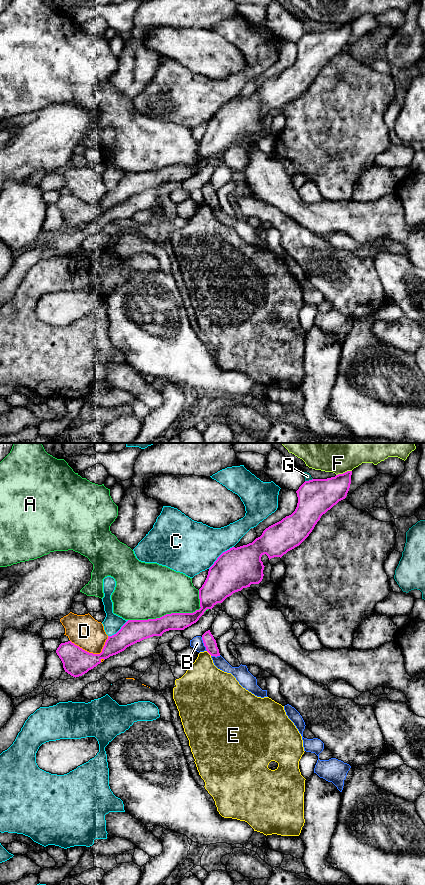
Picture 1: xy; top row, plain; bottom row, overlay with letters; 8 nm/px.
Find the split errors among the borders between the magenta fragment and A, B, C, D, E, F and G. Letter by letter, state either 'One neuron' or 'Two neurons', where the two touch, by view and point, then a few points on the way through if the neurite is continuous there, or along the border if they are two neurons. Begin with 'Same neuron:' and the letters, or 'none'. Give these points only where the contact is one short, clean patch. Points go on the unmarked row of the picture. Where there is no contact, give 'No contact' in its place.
Same neuron: none
A: Two neurons. Touches magenta at xy (172, 165)
B: Two neurons. Touches magenta at xy (204, 196). Boundary: xy (201, 189), (207, 202)
C: Two neurons. Touches magenta at xy (220, 107)
D: Two neurons. Touches magenta at xy (92, 205)
E: Two neurons. Touches magenta at xy (209, 205). Boundary: xy (206, 203), (211, 207)
F: Two neurons. Touches magenta at xy (343, 25)
G: Two neurons. Touches magenta at xy (309, 32)

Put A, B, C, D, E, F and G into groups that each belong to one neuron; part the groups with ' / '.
A / B / C / D / E / F / G

